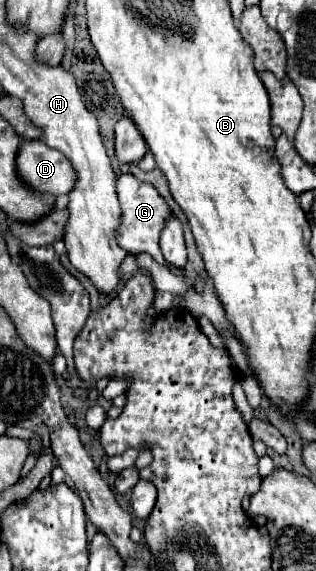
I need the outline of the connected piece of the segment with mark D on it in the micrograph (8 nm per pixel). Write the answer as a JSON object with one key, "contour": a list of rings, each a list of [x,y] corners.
{"contour":[[[41,139],[25,141],[17,155],[17,171],[29,187],[41,193],[65,195],[77,183],[77,171],[61,151],[51,149]]]}

